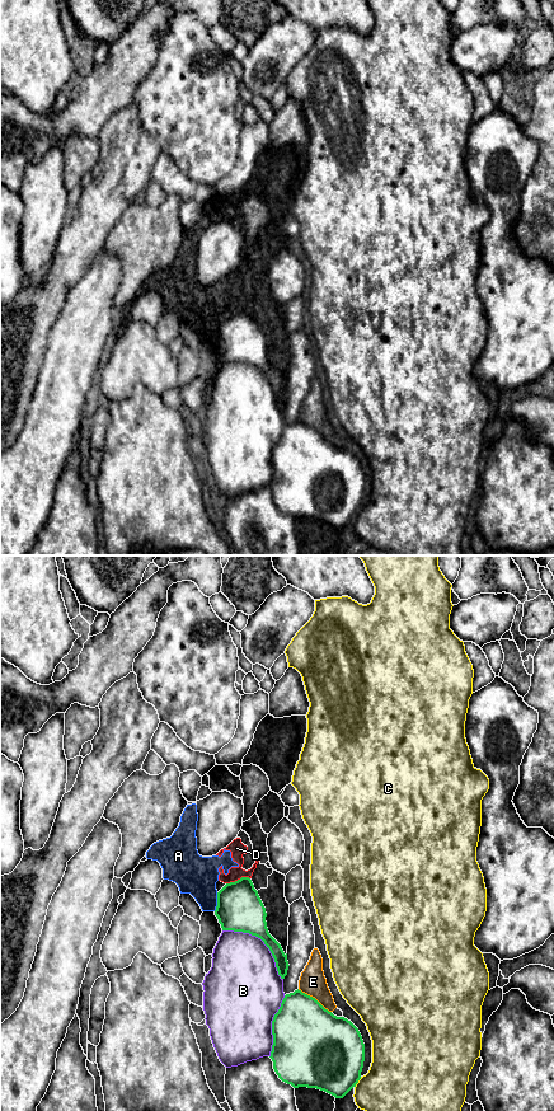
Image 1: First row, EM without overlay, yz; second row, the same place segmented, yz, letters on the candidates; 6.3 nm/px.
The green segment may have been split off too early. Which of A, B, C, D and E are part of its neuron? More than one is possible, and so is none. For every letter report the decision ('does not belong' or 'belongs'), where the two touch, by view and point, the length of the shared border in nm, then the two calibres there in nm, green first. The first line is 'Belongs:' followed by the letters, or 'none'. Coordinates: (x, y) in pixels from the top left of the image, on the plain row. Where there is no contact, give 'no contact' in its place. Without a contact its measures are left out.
Belongs: none
A: does not belong; meets green in yz at (217, 332); contact 120 nm long; 280 nm thick on the green side, 260 nm on the other
B: does not belong; meets green in yz at (262, 370); contact 500 nm long; 280 nm thick on the green side, 420 nm on the other
C: does not belong; meets green in yz at (357, 512); contact 80 nm long; 440 nm thick on the green side, 400 nm on the other
D: does not belong; meets green in yz at (238, 310); contact 160 nm long; 280 nm thick on the green side, 90 nm on the other
E: does not belong; meets green in yz at (314, 429); contact 260 nm long; 420 nm thick on the green side, 160 nm on the other

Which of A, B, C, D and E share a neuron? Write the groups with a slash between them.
A D / B / C / E

